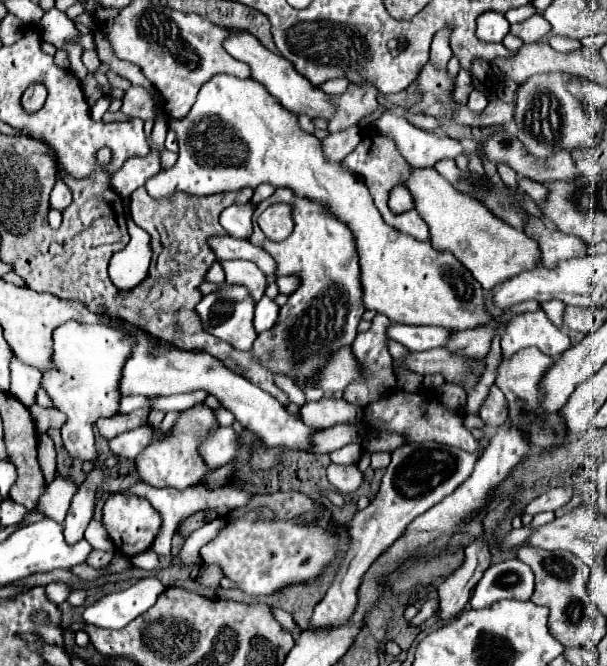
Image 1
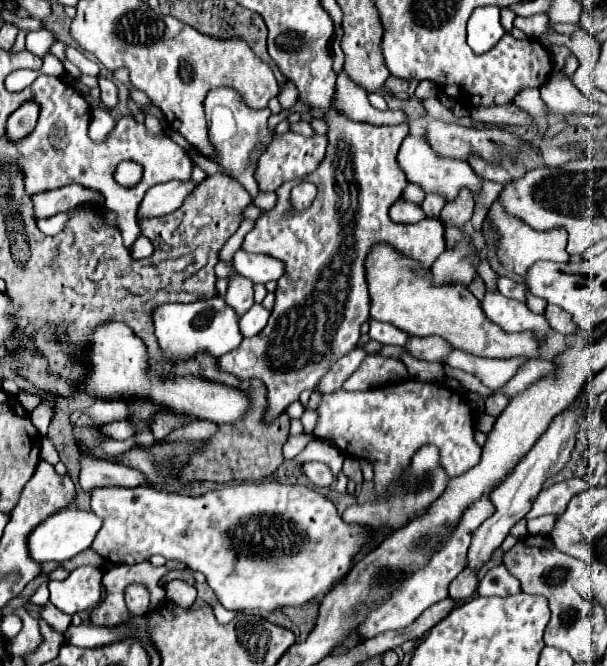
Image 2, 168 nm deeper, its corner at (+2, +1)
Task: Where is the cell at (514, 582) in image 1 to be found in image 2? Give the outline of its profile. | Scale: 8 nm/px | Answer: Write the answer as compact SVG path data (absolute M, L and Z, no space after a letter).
M504 565L490 569L480 579L480 585L478 585L478 595L482 595L482 597L490 597L490 595L508 597L508 595L516 595L516 593L520 593L520 581L516 577L512 577Z

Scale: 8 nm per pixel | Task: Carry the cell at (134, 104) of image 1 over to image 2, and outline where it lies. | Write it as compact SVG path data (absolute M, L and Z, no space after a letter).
M98 75L98 87L100 87L100 99L108 109L114 109L118 103L118 95L116 95L116 87L110 79L106 79L104 75Z

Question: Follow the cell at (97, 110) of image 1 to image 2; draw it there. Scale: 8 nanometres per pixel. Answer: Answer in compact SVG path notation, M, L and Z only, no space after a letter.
M100 109L94 111L88 131L90 137L94 139L94 143L104 143L104 137L110 133L114 123L116 123L116 119L108 111L100 111Z

